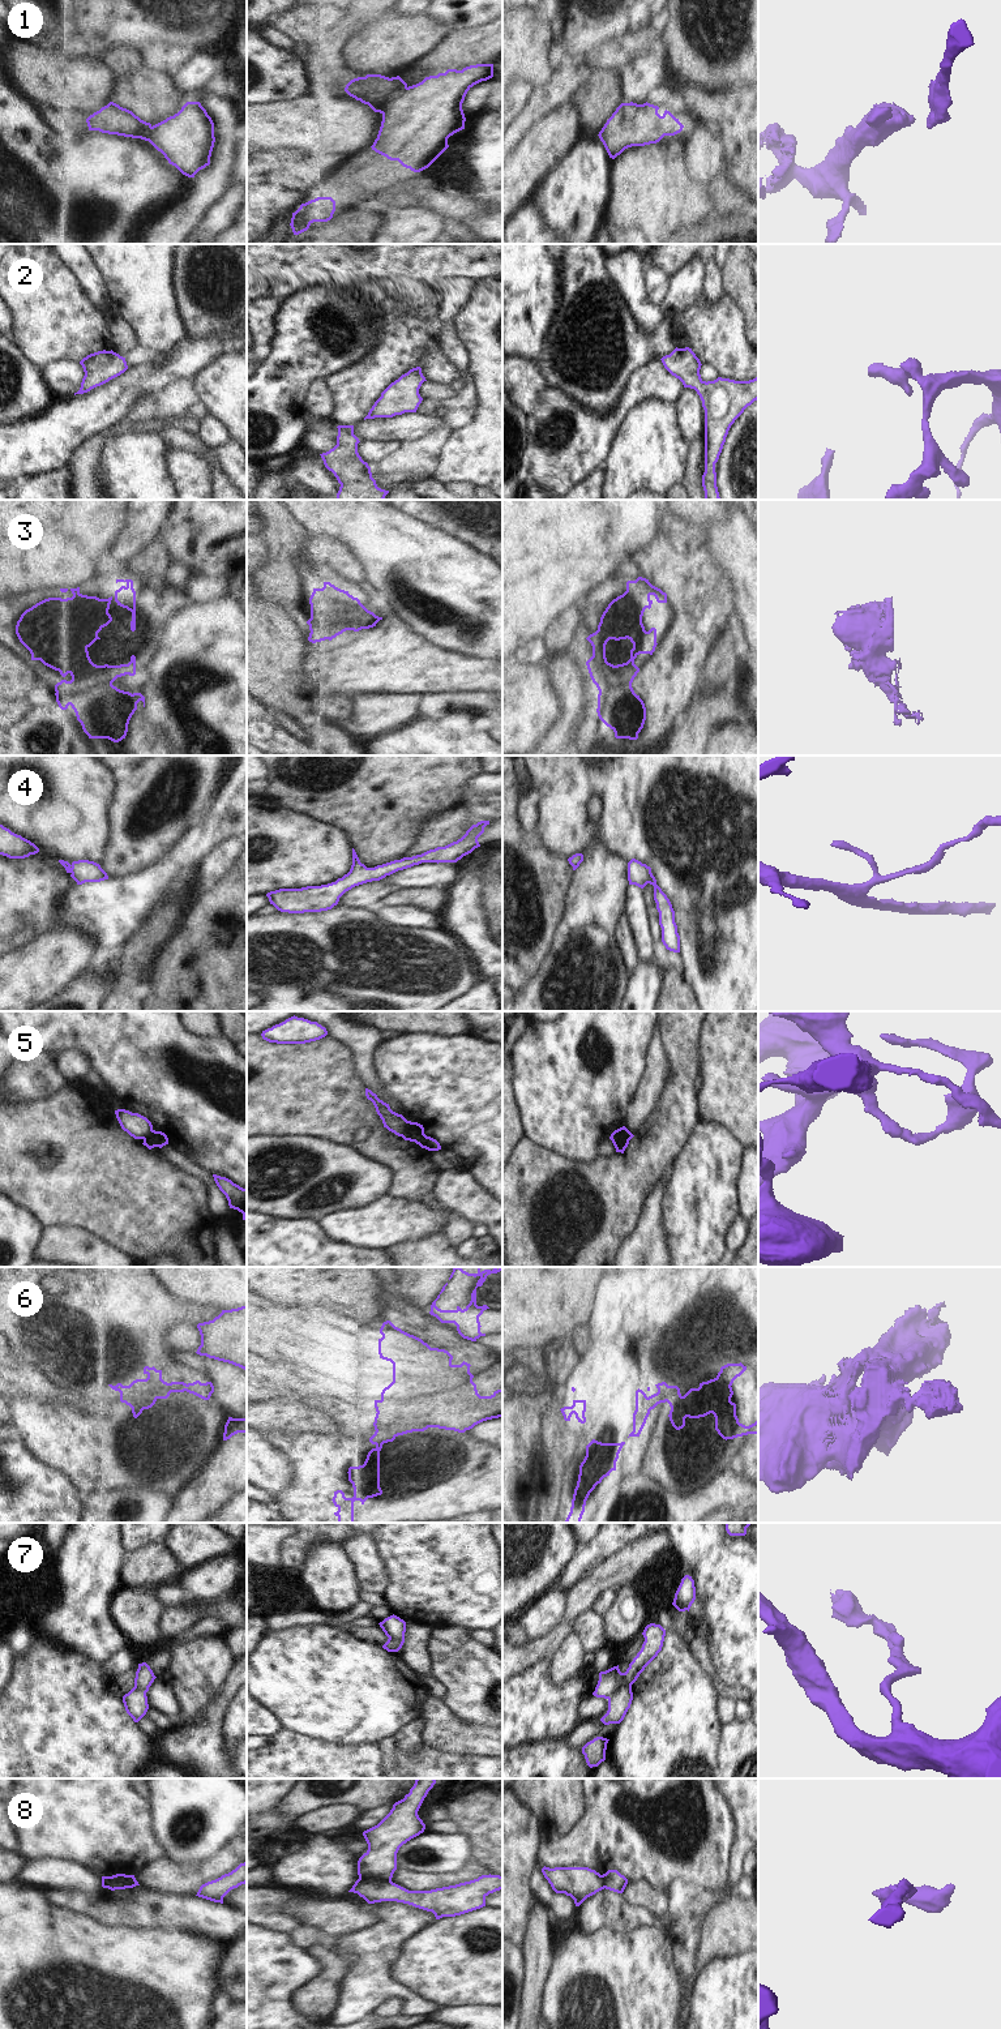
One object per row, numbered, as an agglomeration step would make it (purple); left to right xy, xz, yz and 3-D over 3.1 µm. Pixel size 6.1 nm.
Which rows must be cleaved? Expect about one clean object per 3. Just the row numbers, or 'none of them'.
1, 3, 5, 6, 7, 8.

